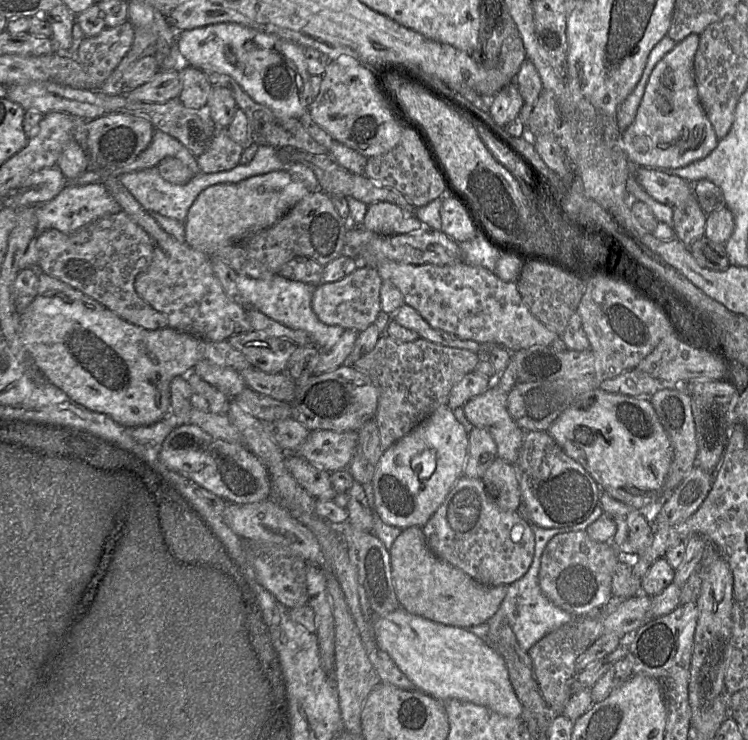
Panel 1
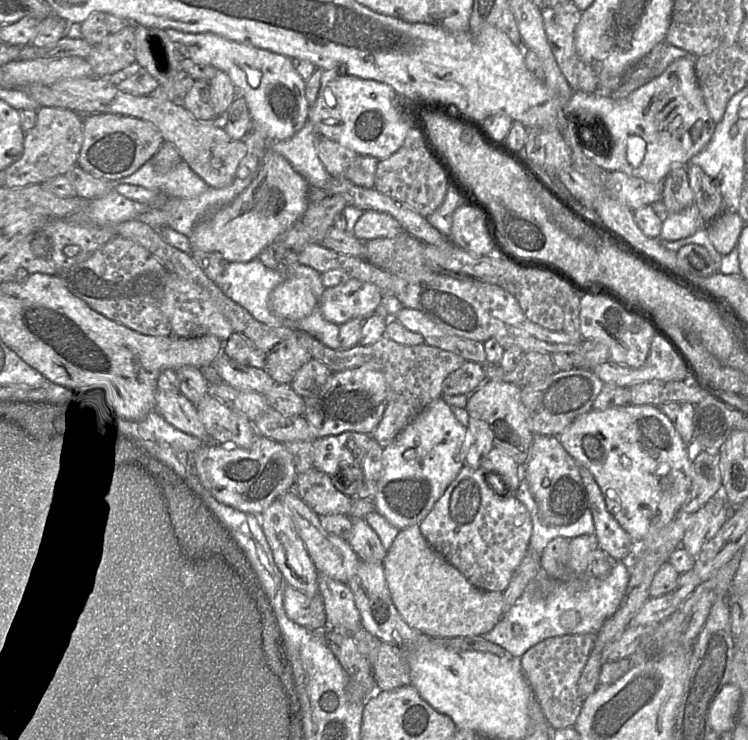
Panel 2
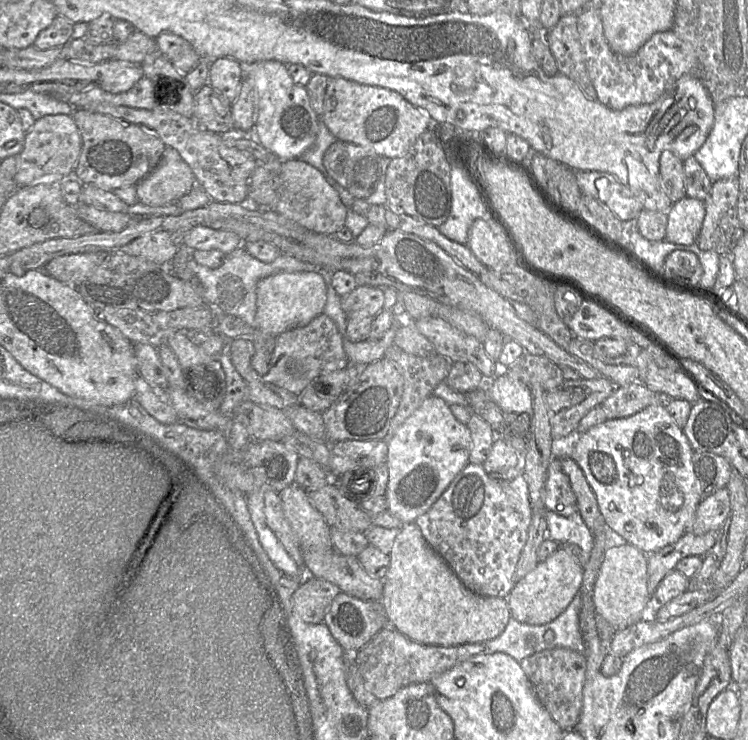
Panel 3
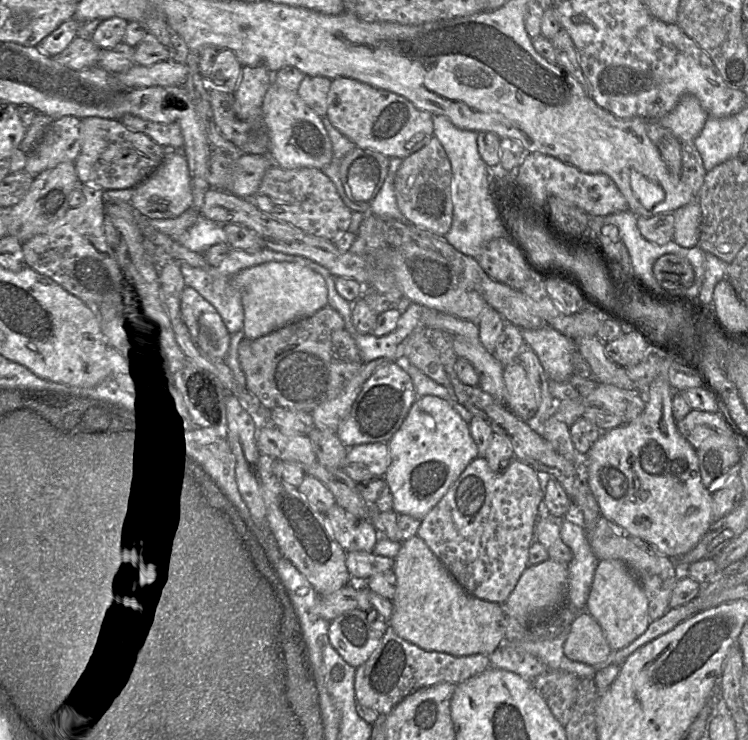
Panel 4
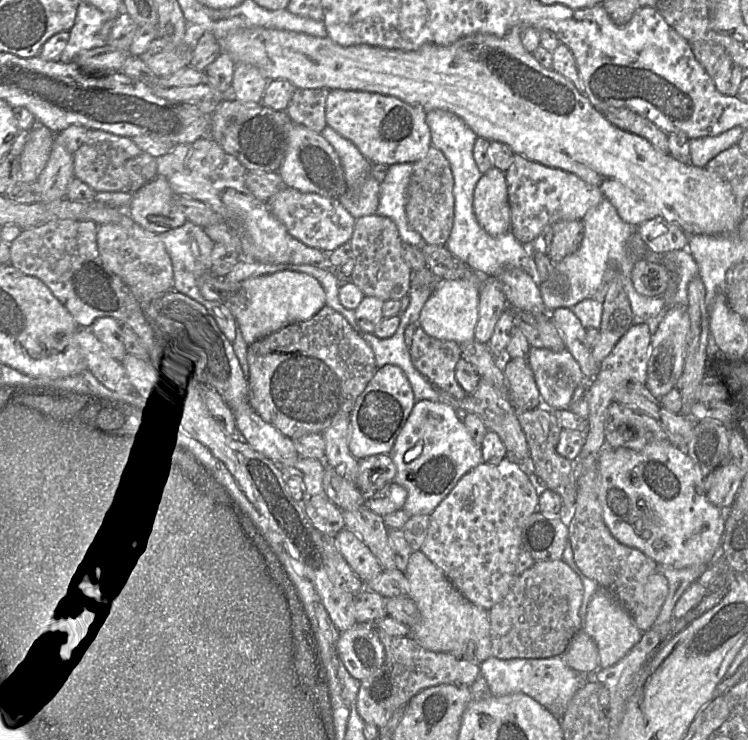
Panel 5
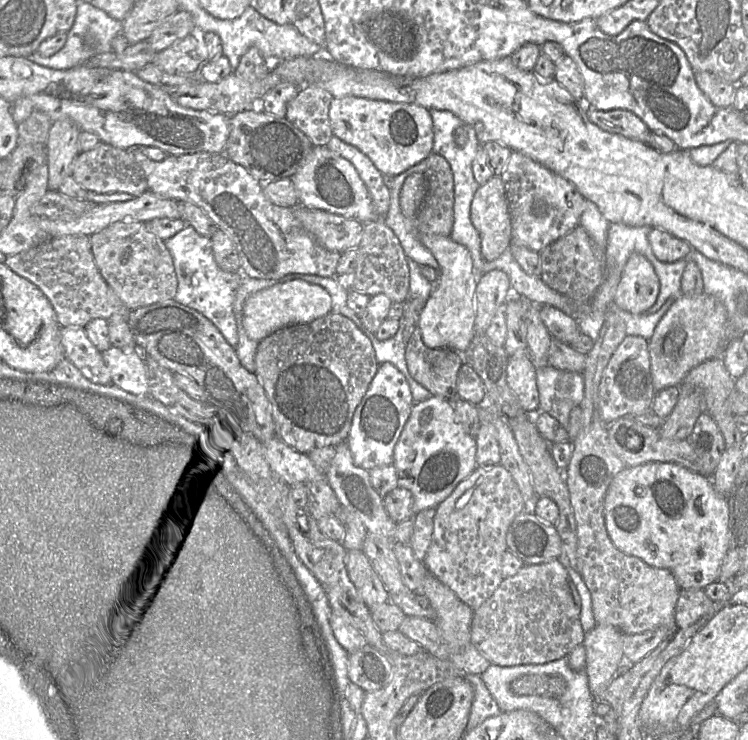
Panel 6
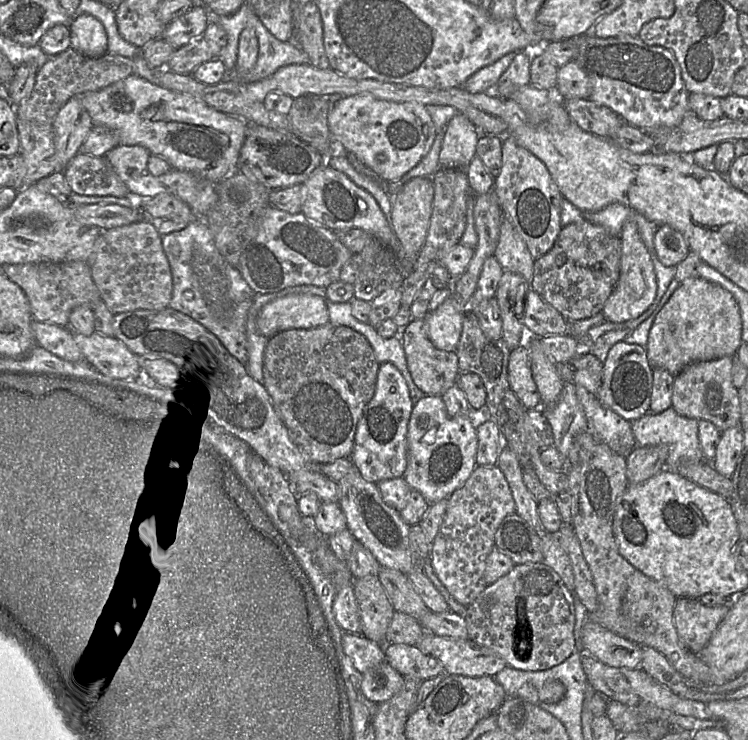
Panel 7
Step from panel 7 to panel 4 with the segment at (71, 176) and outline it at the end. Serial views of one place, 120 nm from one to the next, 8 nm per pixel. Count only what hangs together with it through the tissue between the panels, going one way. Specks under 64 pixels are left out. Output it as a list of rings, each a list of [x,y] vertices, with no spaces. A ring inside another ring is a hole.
[[[101,117],[80,119],[80,152],[75,160],[79,183],[107,190],[133,189],[156,169],[166,149],[141,132],[128,130],[119,120]]]

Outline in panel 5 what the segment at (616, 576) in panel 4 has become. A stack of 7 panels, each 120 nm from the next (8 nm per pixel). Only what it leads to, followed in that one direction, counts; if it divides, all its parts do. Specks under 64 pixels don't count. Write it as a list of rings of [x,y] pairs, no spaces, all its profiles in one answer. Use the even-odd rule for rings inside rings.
[[[600,586],[589,602],[584,630],[597,645],[599,668],[607,668],[620,661],[640,641],[643,634],[624,607]]]

